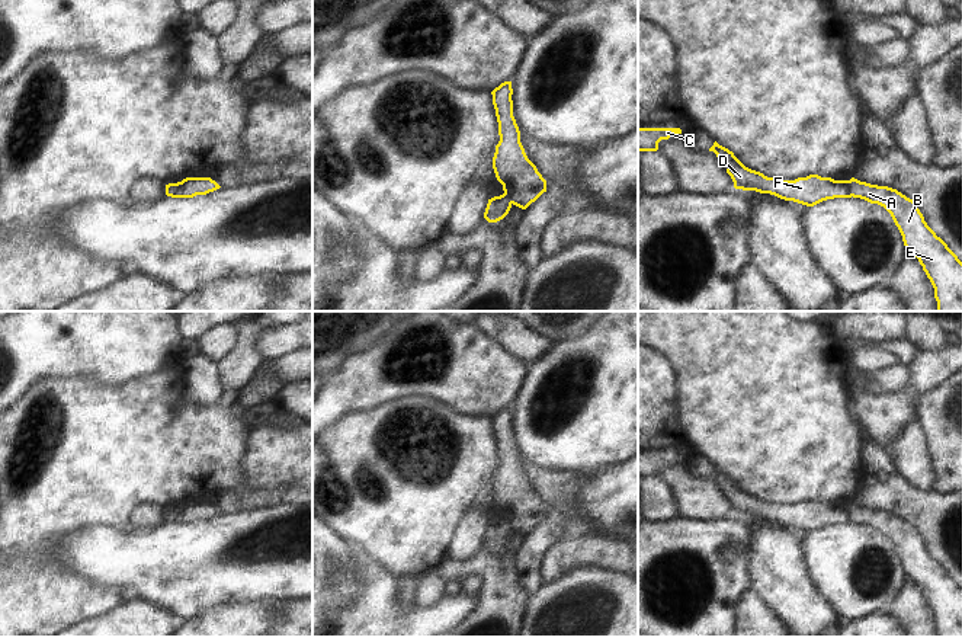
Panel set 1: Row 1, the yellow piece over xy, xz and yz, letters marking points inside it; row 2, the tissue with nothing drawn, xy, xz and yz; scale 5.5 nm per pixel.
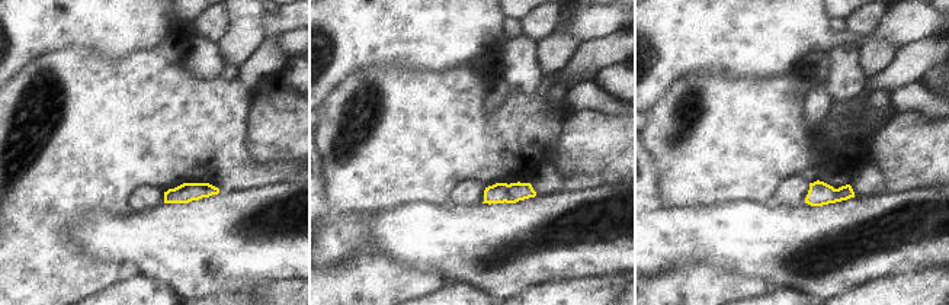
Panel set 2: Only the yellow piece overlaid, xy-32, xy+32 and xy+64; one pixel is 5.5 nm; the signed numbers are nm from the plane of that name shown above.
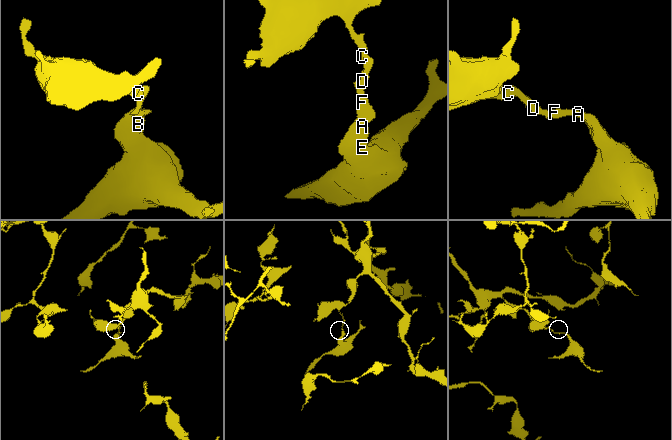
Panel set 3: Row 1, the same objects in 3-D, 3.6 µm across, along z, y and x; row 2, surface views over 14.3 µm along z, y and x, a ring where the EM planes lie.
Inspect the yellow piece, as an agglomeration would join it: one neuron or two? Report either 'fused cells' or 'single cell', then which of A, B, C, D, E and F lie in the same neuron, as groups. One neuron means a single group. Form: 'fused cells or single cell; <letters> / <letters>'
fused cells; A B E / C D F

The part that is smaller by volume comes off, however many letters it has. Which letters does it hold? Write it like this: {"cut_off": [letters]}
{"cut_off": ["A", "B", "E"]}

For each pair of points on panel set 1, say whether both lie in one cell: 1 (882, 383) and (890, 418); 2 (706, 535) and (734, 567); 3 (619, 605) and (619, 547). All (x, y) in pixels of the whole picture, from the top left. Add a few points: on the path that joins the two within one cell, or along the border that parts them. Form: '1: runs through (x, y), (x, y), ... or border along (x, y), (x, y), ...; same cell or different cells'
1: border along (910, 371), (910, 383), (891, 394), (861, 387); different cells
2: runs through (706, 544), (725, 565); same cell
3: border along (586, 563), (597, 563), (622, 572); different cells

